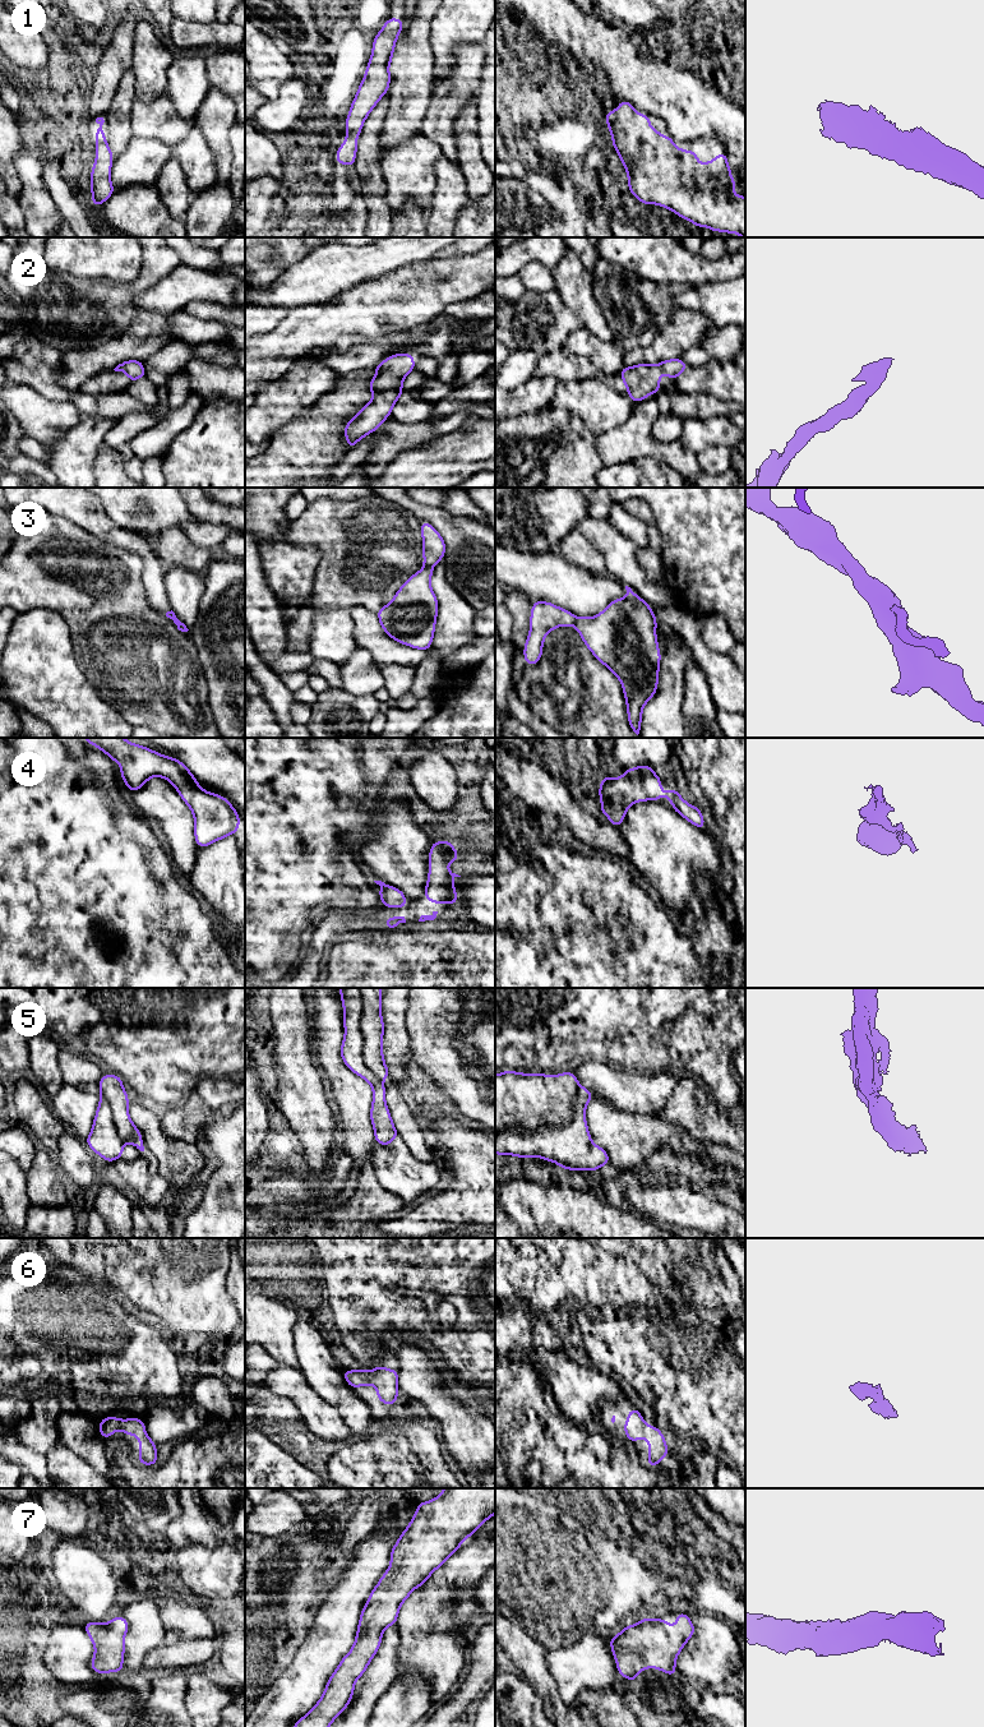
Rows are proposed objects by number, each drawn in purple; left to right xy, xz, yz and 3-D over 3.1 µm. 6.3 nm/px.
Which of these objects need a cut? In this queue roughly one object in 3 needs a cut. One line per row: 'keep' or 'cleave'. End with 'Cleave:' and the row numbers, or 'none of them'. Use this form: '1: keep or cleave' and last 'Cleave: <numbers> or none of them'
1: keep
2: keep
3: cleave
4: keep
5: cleave
6: keep
7: keep
Cleave: 3, 5

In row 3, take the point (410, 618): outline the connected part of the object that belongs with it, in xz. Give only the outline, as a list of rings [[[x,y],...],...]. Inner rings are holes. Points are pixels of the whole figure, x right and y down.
[[[433,567],[414,573],[393,600],[376,611],[391,638],[416,650],[429,651],[435,632],[438,599],[430,585],[431,576]]]

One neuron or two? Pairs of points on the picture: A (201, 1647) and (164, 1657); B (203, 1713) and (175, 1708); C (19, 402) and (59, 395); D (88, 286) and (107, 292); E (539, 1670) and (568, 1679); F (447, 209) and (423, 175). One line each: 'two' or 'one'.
A: one
B: two
C: two
D: one
E: two
F: two

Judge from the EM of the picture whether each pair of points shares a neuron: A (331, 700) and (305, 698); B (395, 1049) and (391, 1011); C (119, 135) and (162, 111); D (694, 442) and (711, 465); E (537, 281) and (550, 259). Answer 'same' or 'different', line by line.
A: different
B: same
C: different
D: different
E: different

